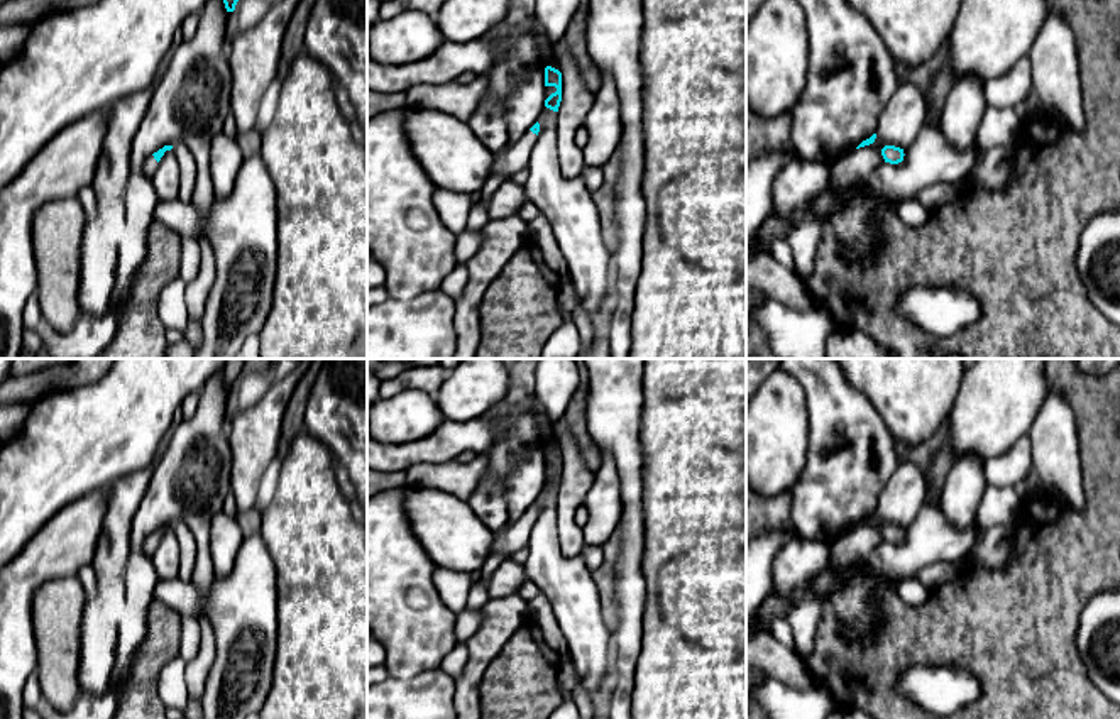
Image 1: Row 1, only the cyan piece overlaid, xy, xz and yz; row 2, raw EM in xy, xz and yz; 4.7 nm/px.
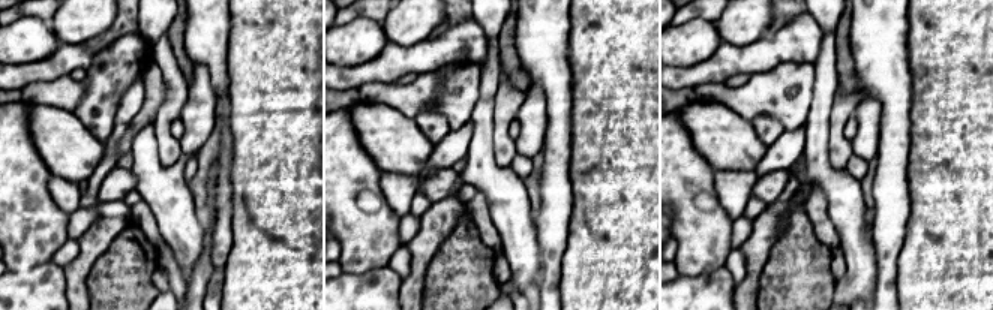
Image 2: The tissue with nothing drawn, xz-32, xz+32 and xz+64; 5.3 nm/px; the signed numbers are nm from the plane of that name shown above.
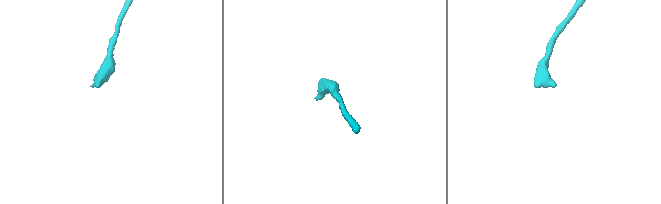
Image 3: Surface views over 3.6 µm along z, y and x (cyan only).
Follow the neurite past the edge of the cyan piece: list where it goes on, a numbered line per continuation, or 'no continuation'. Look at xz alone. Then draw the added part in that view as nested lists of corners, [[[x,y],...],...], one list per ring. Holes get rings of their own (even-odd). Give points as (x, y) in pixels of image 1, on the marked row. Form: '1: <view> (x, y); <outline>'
1: xz (515, 156); [[[528,130],[519,140],[508,144],[497,152],[492,164],[492,176],[511,179],[519,169],[528,166],[536,137],[536,134]]]

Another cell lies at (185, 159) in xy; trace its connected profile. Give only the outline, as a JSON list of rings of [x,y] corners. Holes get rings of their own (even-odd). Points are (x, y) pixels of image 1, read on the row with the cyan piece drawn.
[[[181,140],[173,145],[176,162],[179,166],[178,200],[189,201],[196,184],[196,162],[186,144]]]

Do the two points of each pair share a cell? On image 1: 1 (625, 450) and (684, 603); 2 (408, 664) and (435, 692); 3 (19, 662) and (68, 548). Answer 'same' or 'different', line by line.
1: different
2: different
3: same

